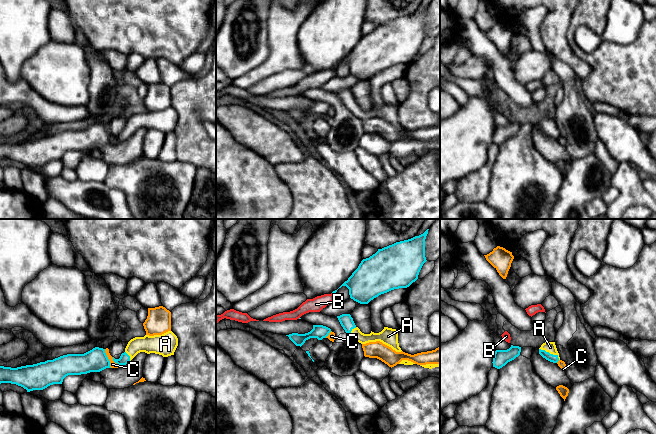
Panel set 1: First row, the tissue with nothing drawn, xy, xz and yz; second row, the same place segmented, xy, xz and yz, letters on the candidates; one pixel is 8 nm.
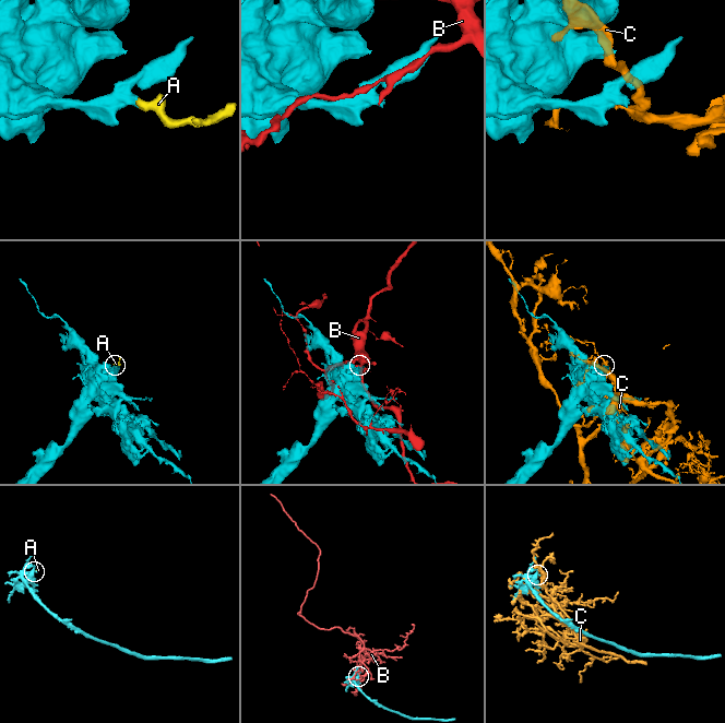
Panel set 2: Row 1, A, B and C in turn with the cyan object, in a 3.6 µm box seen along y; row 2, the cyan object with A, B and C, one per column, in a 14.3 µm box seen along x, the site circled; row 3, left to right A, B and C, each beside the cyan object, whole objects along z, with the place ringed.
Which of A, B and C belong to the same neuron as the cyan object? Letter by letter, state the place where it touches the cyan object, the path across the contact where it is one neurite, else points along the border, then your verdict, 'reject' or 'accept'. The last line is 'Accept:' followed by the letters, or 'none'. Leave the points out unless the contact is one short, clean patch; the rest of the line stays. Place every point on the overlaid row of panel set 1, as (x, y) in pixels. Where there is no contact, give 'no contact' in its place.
A: contact yz (549, 353); way yz (550, 357), (549, 353), (550, 347); accept
B: contact xz (334, 292); reject
C: contact xy (107, 358); reject
Accept: A

